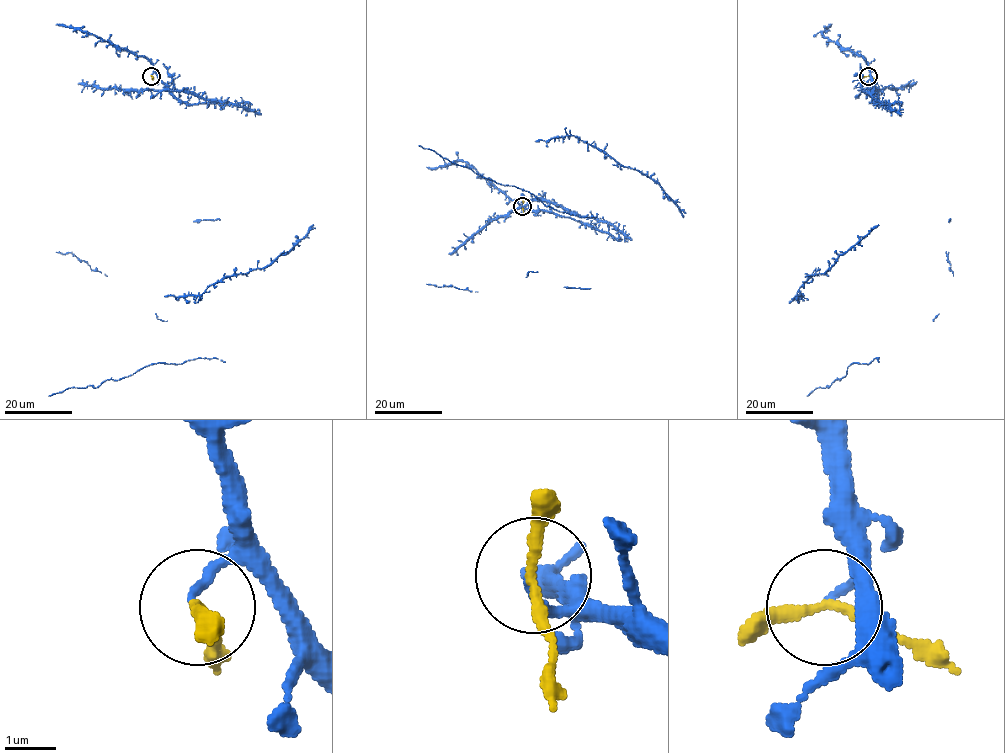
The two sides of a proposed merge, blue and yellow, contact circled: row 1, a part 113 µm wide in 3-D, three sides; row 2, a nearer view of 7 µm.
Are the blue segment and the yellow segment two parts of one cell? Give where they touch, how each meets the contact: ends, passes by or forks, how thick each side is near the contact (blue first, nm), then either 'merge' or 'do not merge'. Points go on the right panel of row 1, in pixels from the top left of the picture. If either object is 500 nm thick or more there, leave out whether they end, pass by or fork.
(868, 76) | blue ends | yellow passes by | 150/200 nm | do not merge

